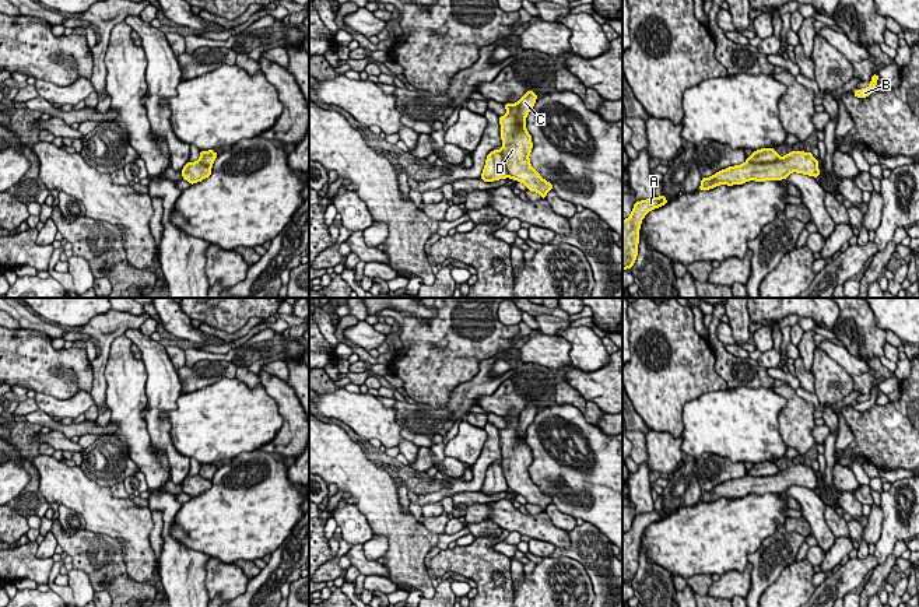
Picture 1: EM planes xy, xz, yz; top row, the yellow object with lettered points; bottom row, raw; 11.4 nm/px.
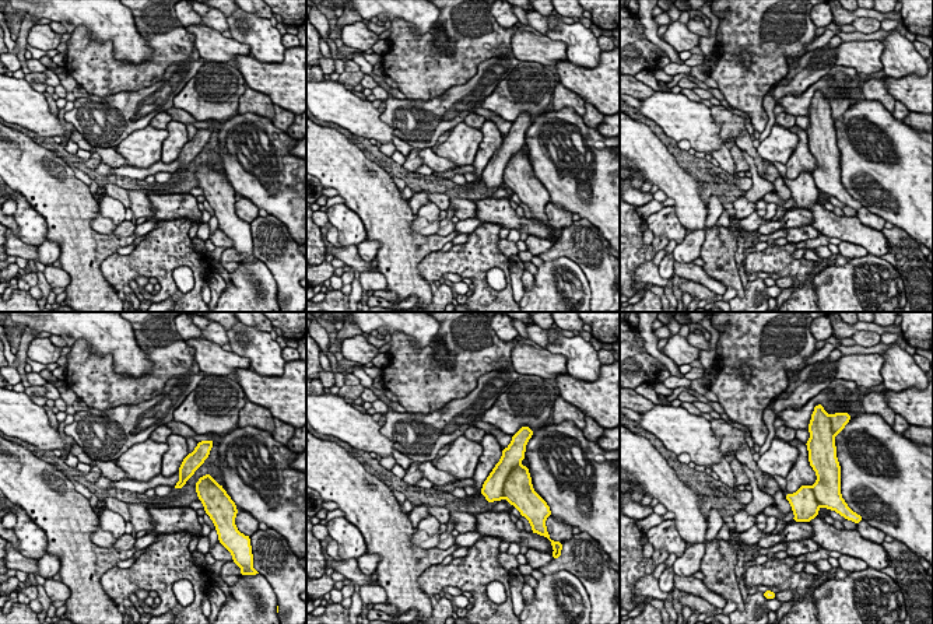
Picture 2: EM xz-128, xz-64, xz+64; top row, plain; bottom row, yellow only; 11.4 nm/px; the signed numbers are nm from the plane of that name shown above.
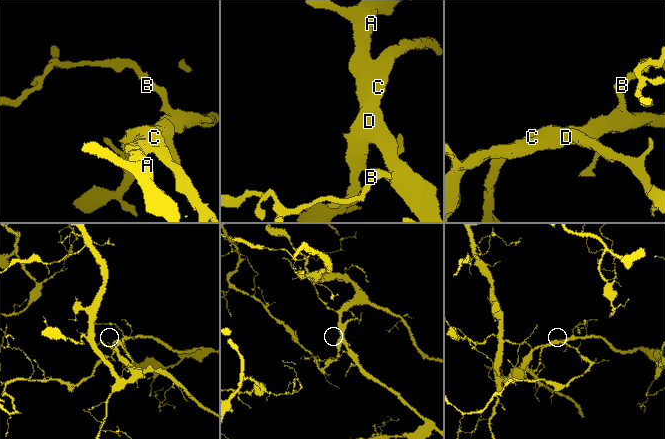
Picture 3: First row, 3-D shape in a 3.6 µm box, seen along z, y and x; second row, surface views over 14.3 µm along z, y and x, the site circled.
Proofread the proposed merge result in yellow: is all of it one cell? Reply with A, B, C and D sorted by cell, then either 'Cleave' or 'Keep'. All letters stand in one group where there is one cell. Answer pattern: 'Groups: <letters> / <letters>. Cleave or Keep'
Groups: A B D / C. Cleave

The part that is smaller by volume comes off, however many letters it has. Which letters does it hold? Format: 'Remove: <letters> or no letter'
Remove: C

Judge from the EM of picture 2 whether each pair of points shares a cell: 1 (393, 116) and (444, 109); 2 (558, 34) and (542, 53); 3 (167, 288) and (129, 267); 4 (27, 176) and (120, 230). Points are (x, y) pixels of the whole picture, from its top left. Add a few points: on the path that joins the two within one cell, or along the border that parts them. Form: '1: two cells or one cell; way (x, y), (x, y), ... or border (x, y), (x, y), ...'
1: one cell; way (406, 107), (431, 109)
2: two cells; border (546, 35), (560, 39), (565, 45), (567, 59)
3: one cell; way (162, 277), (153, 267), (140, 267)
4: two cells; border (108, 234), (132, 235)

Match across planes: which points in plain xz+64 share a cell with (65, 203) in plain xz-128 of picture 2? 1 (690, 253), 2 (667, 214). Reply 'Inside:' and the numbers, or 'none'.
Inside: none

